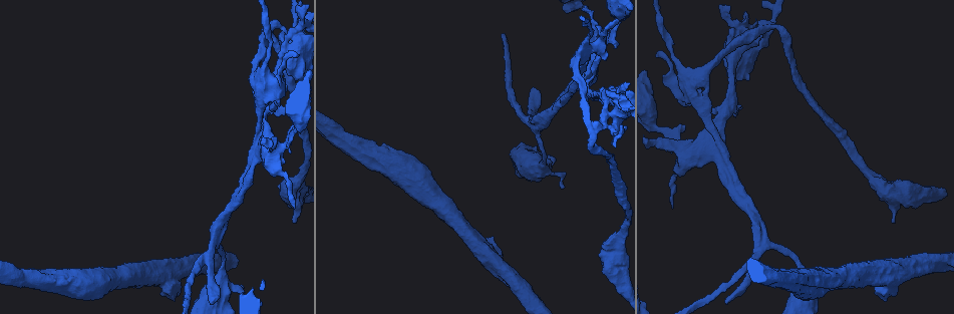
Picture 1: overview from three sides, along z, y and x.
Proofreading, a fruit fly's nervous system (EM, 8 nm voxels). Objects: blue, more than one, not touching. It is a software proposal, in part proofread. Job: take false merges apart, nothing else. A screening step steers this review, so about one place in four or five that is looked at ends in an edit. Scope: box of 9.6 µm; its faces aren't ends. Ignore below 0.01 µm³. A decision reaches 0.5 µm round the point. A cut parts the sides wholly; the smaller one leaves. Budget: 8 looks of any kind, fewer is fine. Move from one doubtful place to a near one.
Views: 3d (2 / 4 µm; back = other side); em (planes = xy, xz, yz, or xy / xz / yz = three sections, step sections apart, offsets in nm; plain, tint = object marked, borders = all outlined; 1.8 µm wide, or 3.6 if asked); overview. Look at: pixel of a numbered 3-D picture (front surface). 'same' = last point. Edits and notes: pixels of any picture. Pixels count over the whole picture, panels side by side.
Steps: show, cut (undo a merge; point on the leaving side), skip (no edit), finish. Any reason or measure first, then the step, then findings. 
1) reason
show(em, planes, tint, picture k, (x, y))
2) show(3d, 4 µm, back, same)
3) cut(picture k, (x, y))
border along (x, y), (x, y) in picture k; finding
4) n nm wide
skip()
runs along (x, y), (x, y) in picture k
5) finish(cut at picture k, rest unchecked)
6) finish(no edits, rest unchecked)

two arms at a narrow angle
show(em, 3.6 µm, xz, step 4, tint, picture 1, (267, 151))

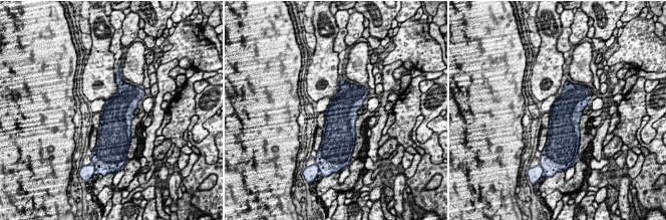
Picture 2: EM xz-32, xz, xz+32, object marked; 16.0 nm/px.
480 nm wide
skip()
all the same cell

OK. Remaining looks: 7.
arms part here
show(em, yz, step 4, tint, picture 1, (241, 184))

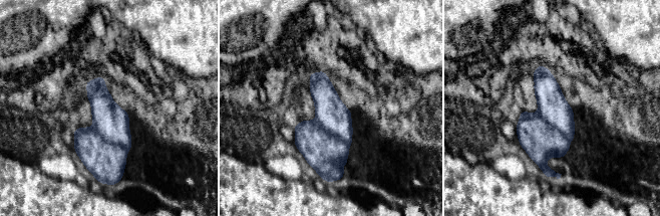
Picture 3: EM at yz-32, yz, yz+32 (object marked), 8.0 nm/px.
show(em, xz, step 4, tint, same)

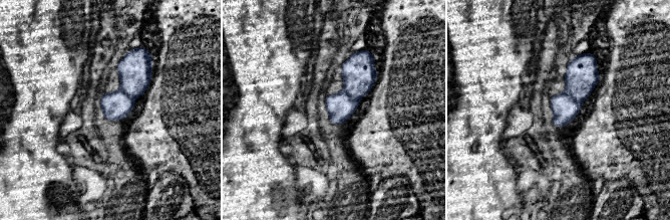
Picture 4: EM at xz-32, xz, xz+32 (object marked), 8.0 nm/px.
220 nm wide
cut(picture 4, (358, 73))
border along (343, 90), (358, 100) in picture 4; two cells meet here

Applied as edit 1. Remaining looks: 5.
arms part here
show(em, xy, step 16, tint, picture 1, (160, 277))

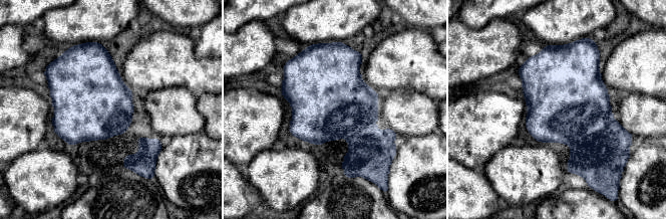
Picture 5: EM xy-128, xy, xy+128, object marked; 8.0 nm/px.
skip()
one cell here

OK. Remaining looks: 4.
finish(cut at picture 4, rest unchecked)

